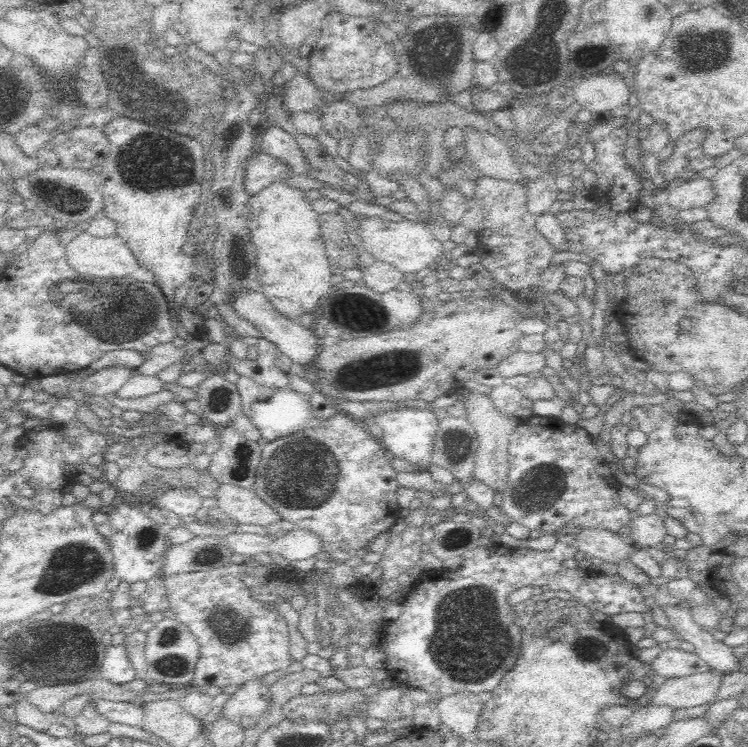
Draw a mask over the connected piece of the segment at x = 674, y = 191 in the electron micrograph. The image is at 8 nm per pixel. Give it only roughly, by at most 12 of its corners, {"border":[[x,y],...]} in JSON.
{"border":[[712,178],[672,185],[664,200],[683,211],[714,200]]}

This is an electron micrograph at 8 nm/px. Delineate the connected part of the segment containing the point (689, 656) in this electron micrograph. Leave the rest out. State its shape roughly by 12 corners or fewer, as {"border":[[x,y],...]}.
{"border":[[667,648],[652,674],[678,678],[713,668],[694,652]]}

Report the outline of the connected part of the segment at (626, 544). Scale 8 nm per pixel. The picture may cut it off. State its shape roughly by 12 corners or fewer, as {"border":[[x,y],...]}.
{"border":[[582,529],[577,551],[617,565],[638,549],[618,532]]}

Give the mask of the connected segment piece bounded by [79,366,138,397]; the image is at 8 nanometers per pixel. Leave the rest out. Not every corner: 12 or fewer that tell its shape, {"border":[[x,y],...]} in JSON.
{"border":[[112,366],[87,376],[80,388],[90,395],[115,394],[136,370]]}

